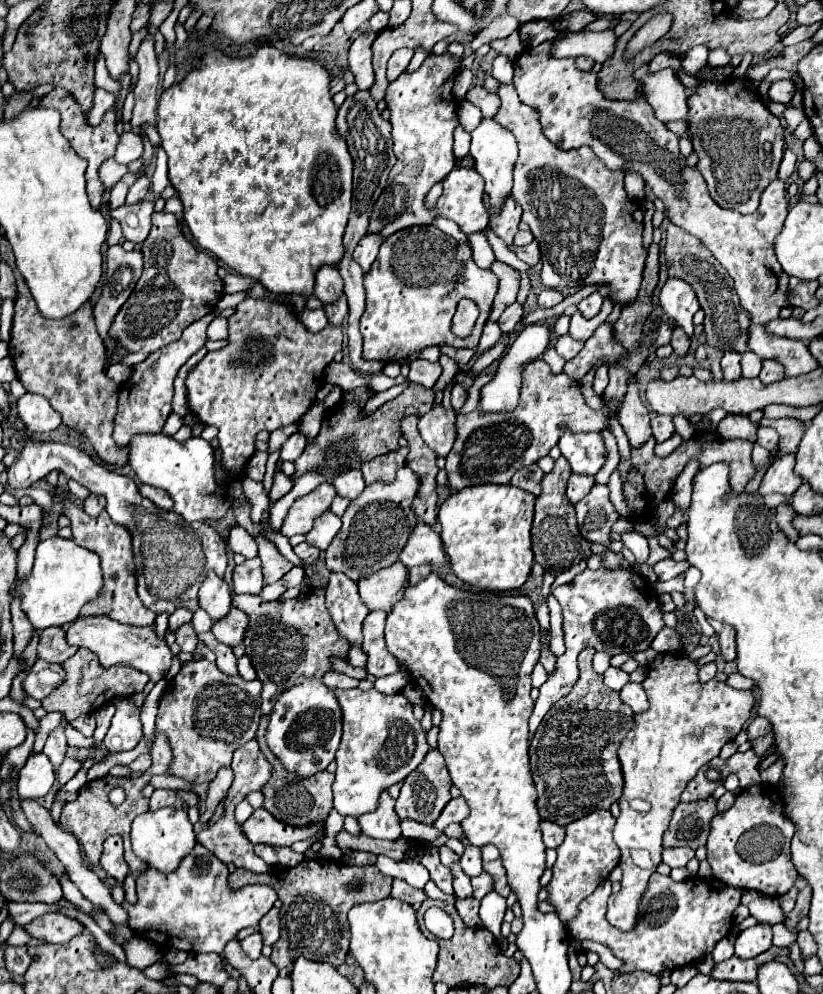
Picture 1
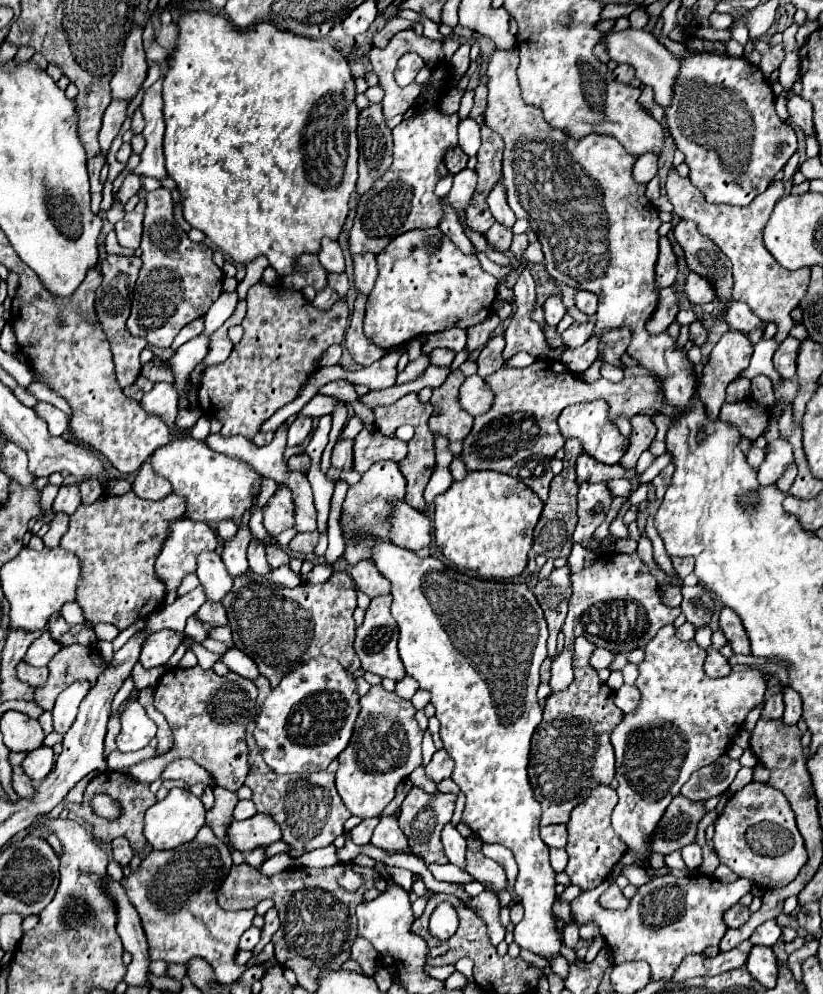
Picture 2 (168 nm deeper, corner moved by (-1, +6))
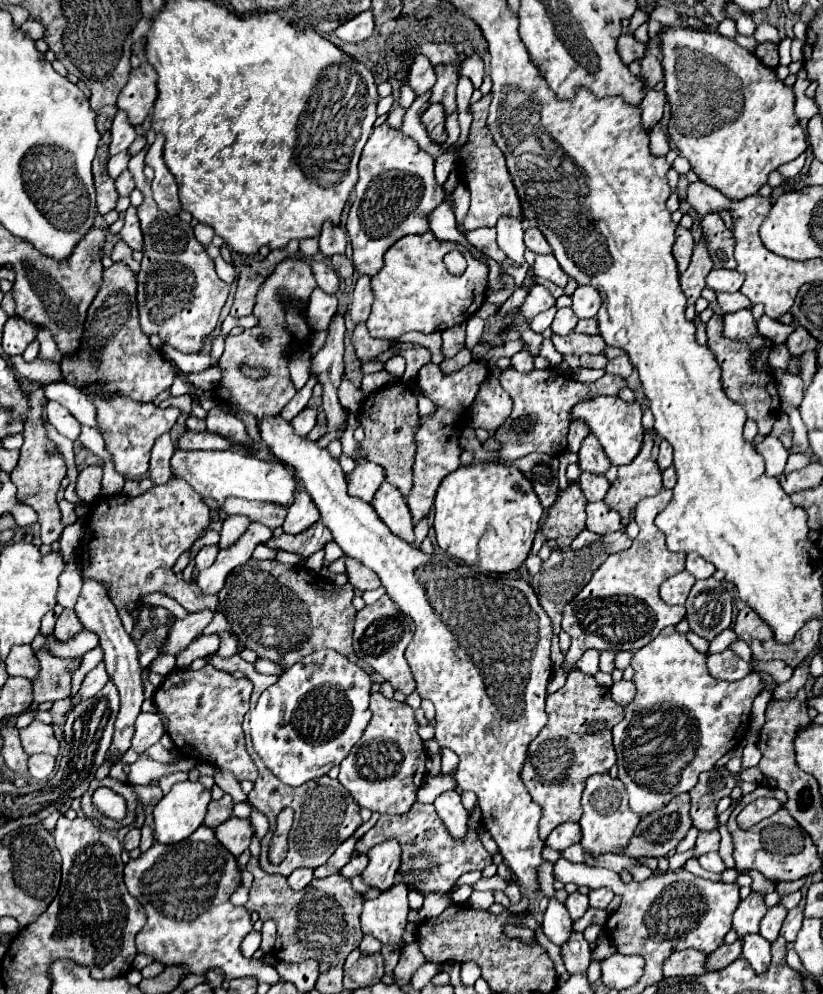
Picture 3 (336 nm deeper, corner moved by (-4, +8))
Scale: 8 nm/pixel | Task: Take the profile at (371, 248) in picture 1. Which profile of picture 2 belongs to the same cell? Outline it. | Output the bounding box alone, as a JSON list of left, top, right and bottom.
[353,254,377,296]

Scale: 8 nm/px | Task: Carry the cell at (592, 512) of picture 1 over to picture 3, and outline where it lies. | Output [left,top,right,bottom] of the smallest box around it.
[580,472,610,502]

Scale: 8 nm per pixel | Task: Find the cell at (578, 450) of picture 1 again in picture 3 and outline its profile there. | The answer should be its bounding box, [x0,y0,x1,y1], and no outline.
[570,396,644,466]

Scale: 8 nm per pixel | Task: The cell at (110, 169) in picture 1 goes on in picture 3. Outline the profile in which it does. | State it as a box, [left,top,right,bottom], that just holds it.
[110,110,136,156]

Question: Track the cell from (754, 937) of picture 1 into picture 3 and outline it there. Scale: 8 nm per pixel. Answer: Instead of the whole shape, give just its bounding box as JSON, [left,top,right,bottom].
[760,904,788,942]

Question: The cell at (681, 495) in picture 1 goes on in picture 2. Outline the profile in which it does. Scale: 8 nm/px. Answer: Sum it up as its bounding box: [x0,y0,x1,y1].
[699,330,753,418]

